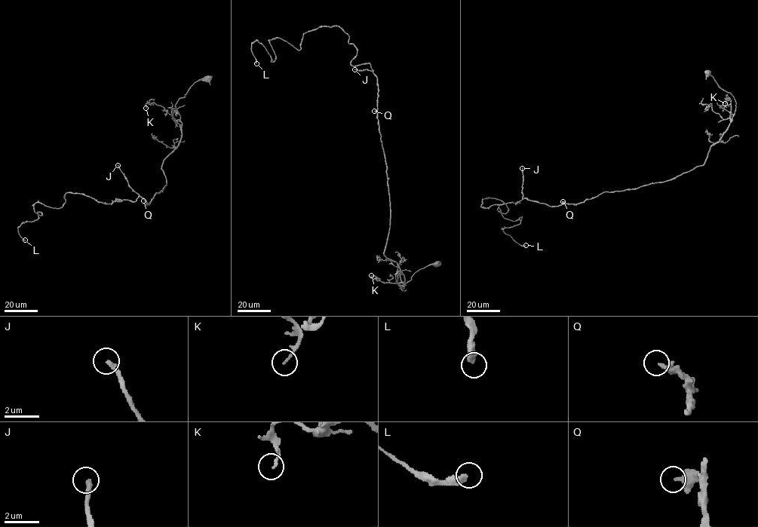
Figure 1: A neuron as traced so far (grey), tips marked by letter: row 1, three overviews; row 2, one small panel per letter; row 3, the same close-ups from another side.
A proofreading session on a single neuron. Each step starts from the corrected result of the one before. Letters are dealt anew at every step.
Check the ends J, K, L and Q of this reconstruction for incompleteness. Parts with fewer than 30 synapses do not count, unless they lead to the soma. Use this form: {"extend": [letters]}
{"extend": ["J", "L"]}

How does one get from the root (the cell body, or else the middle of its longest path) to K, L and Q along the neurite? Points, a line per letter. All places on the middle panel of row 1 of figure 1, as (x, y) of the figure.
K: (437, 263), (416, 271), (400, 288), (403, 289), (397, 283), (382, 282), (371, 275)
L: (437, 263), (402, 289), (385, 255), (377, 81), (348, 36), (273, 38), (272, 62), (256, 41), (256, 63)
Q: (437, 263), (416, 271), (402, 289), (405, 286), (399, 266), (385, 255), (389, 194), (374, 111)

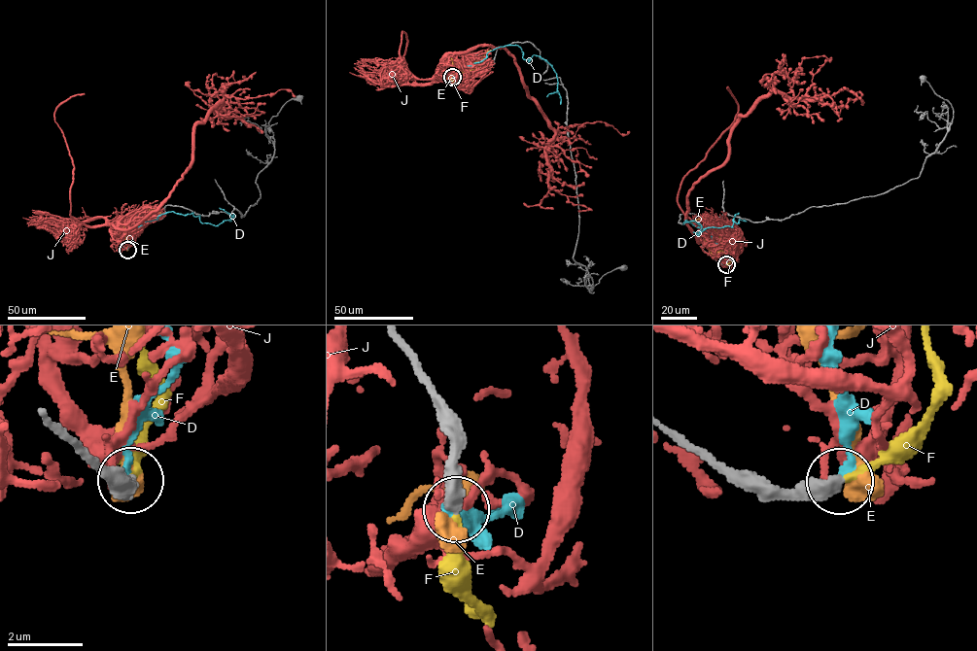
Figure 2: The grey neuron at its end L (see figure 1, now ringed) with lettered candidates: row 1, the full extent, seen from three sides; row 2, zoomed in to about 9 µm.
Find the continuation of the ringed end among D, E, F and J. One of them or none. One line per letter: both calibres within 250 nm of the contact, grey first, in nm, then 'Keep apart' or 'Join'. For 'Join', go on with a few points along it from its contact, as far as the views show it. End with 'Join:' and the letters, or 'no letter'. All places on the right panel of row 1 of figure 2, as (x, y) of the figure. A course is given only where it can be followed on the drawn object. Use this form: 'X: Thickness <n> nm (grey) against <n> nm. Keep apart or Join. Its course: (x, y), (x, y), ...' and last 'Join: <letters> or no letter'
D: Thickness 440 nm (grey) against 240 nm. Keep apart
E: Thickness 400 nm (grey) against 550 nm. Keep apart
F: Thickness 400 nm (grey) against 200 nm. Join. Its course: (726, 264), (730, 255), (723, 237)
J: Thickness 480 nm (grey) against 140 nm. Keep apart
Join: F

